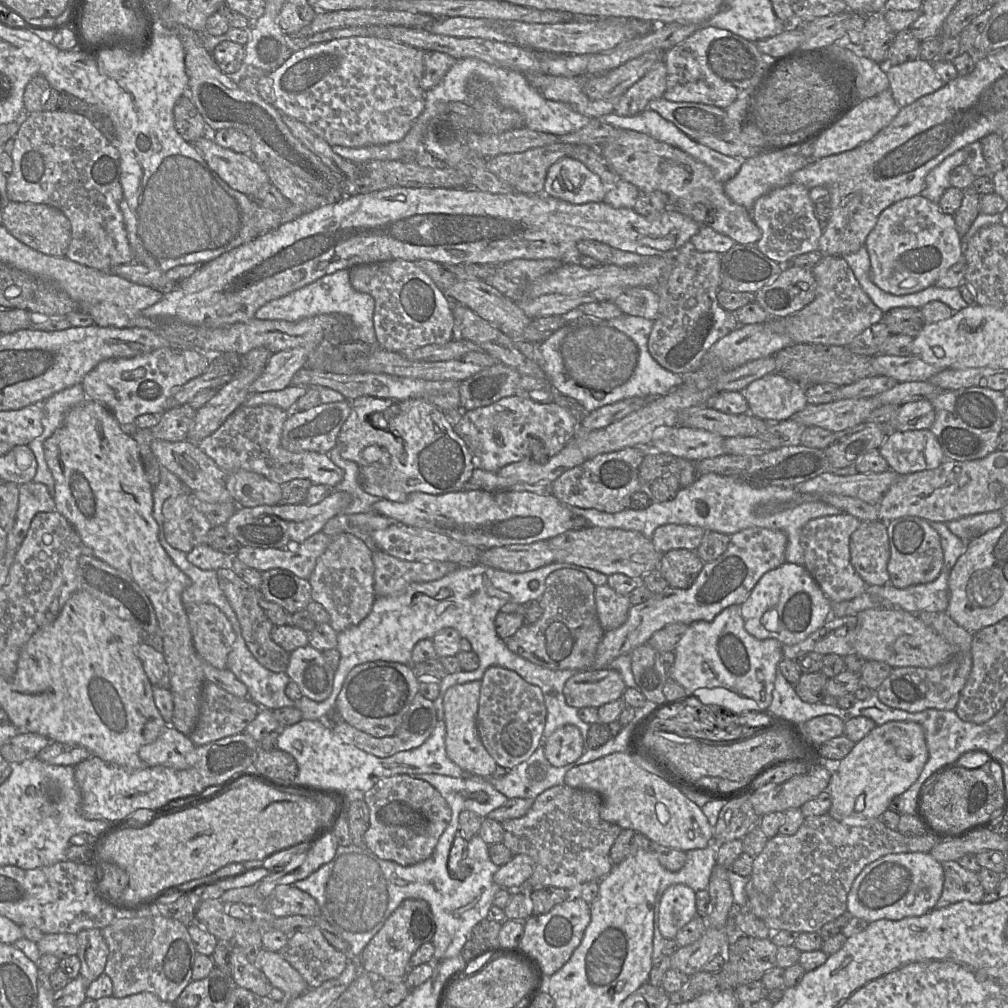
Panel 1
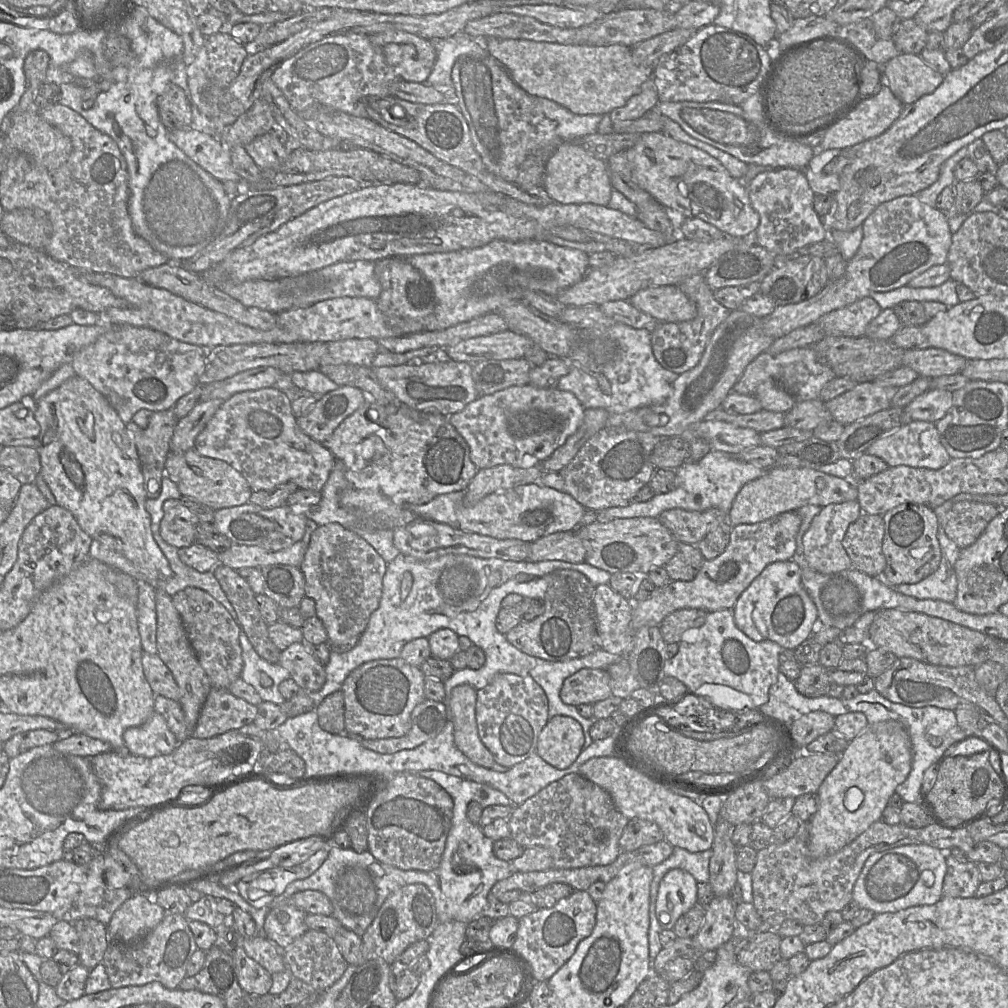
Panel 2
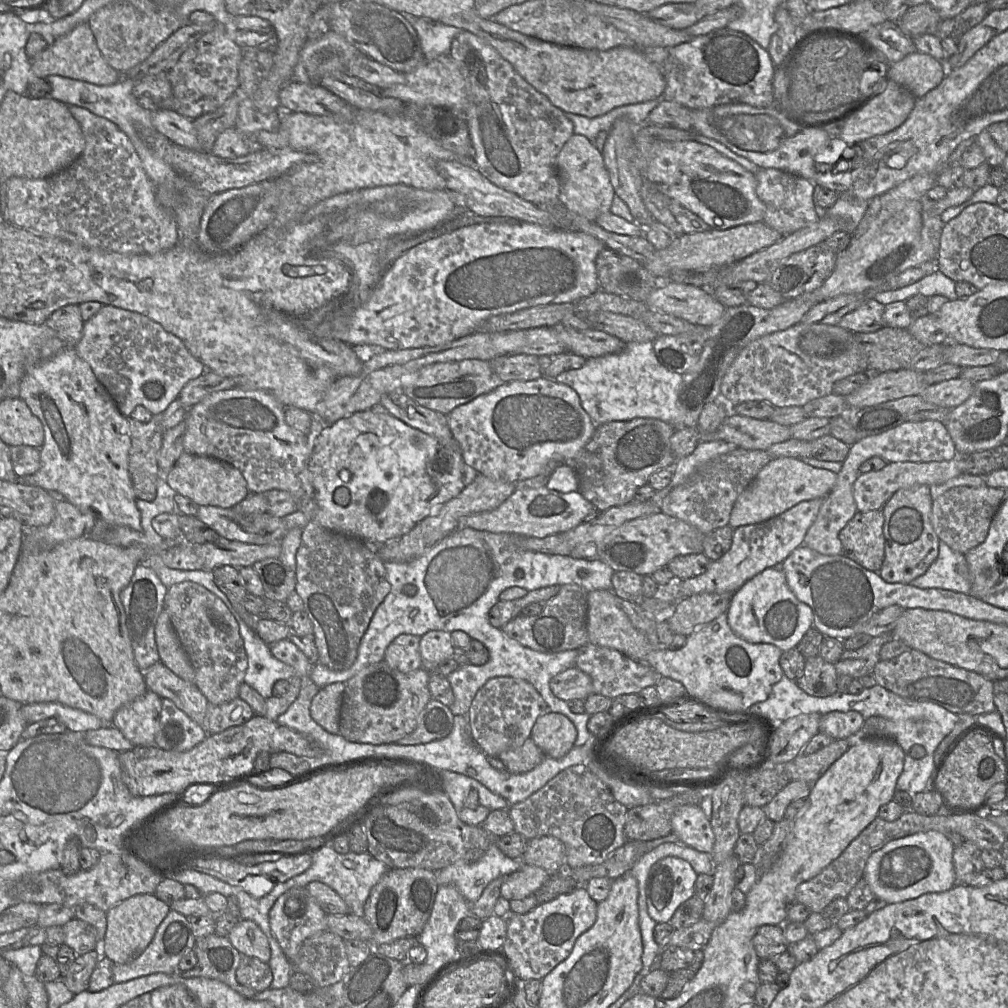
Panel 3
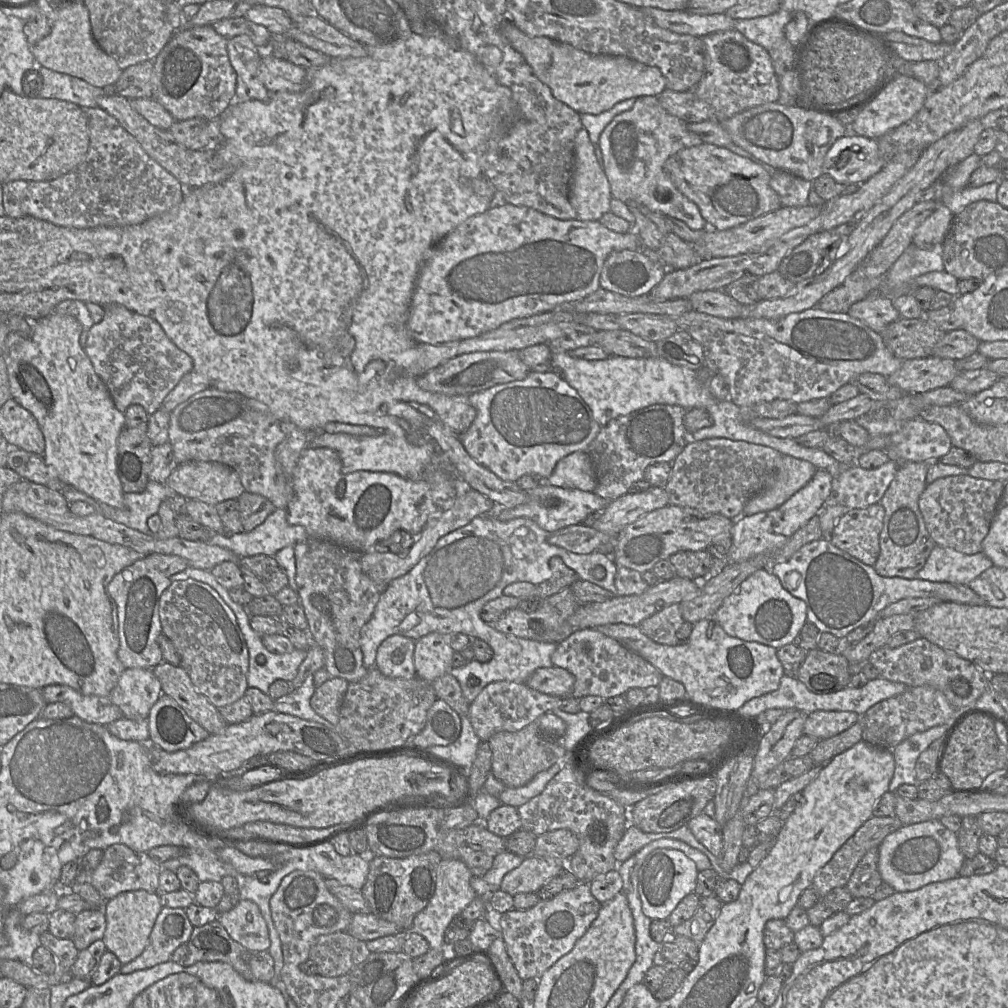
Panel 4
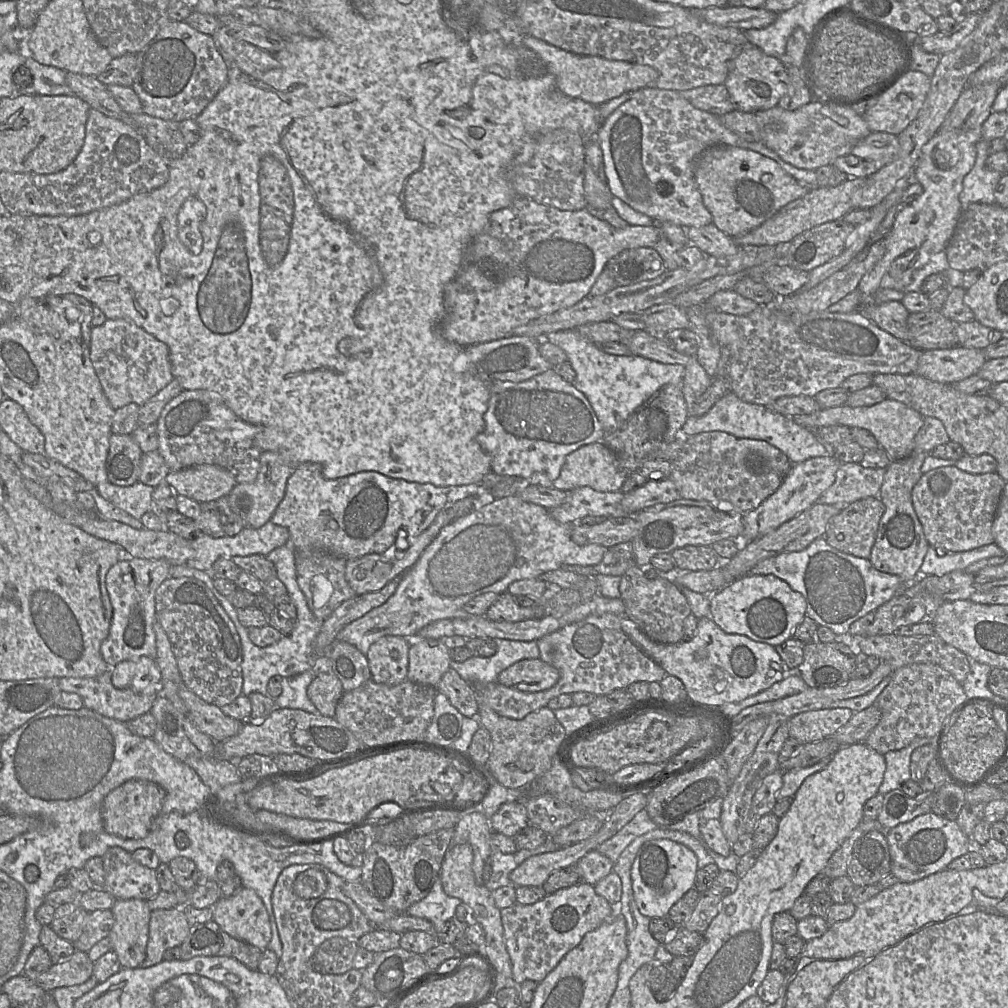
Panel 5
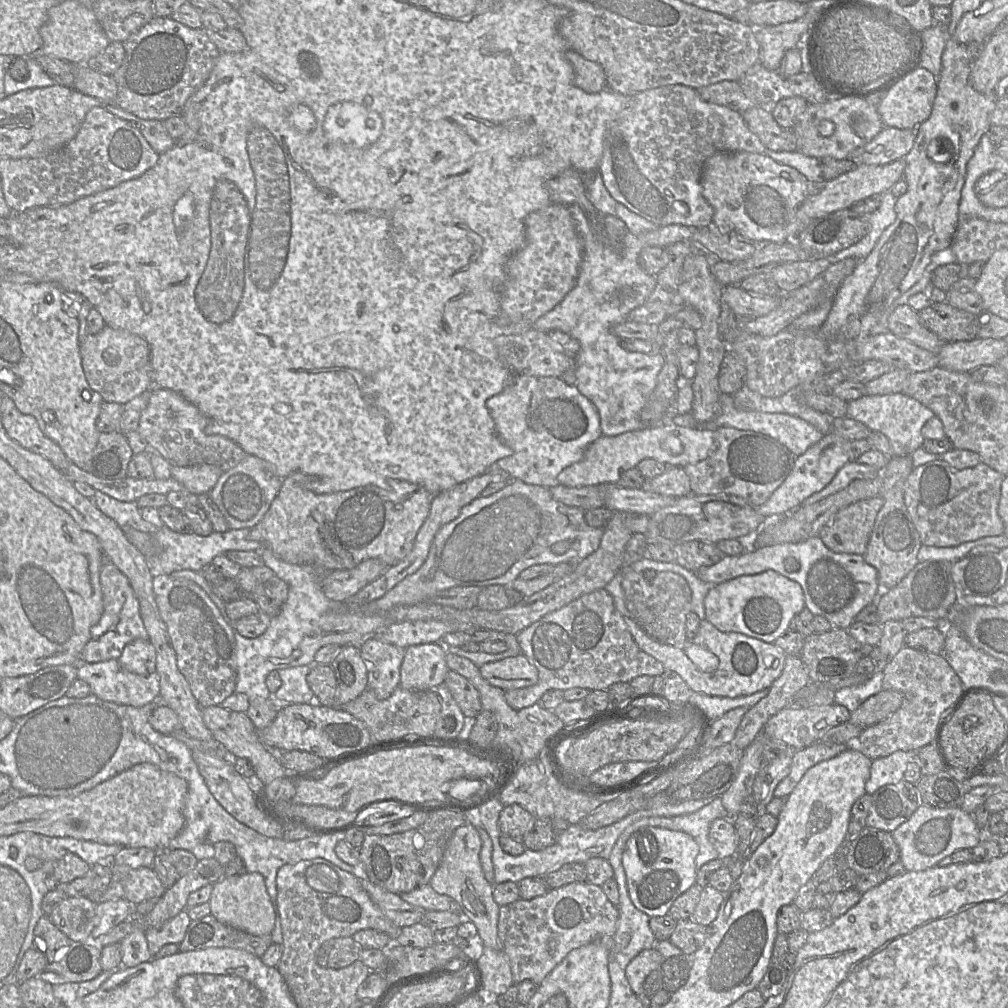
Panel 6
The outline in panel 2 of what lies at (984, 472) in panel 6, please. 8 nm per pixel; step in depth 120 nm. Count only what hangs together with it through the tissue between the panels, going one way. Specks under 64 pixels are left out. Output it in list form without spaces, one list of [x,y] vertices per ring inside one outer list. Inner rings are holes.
[[[960,501],[939,519],[939,524],[950,540],[965,549],[978,540],[999,512],[993,504]]]

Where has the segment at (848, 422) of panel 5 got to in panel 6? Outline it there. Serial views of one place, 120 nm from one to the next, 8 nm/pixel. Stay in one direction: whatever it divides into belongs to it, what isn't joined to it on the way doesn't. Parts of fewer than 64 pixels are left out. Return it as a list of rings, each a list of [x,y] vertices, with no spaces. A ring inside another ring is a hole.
[[[903,393],[889,395],[864,395],[848,402],[846,417],[865,424],[871,431],[885,435],[893,448],[893,456],[910,456],[922,447],[922,427],[935,414],[916,399]]]

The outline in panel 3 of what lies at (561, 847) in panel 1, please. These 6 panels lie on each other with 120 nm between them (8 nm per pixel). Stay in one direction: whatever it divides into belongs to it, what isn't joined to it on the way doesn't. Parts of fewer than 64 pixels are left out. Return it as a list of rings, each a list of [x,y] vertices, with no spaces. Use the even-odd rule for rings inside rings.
[[[584,764],[574,765],[561,771],[541,789],[508,808],[514,831],[526,839],[554,836],[563,842],[566,849],[566,869],[601,864],[610,853],[621,847],[626,842],[624,827],[627,811],[628,808],[614,798],[607,785]]]

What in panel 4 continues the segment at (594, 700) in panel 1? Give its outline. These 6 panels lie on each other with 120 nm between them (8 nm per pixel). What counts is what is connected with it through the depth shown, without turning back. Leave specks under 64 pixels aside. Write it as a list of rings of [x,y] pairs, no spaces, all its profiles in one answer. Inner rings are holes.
[[[551,666],[538,668],[526,680],[526,685],[536,691],[556,697],[570,697],[575,678],[568,670]]]

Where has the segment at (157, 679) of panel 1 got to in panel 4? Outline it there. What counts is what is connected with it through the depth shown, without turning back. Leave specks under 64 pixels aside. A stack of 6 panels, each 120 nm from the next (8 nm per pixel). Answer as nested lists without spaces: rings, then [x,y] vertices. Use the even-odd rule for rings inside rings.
[[[163,661],[152,670],[161,683],[163,694],[173,698],[210,735],[219,734],[227,727],[218,708],[196,690],[181,666],[173,666]]]

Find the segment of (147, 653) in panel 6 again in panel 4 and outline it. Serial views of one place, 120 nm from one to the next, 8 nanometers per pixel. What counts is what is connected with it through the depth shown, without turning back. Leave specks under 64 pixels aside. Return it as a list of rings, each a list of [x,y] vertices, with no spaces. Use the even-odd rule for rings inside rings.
[[[126,668],[109,699],[121,709],[124,718],[147,719],[162,693],[161,683],[152,669]]]

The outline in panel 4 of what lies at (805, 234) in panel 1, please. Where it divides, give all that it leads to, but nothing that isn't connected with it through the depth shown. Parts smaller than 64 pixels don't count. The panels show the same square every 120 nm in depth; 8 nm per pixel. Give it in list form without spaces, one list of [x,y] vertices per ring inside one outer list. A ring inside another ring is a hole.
[[[785,170],[771,172],[770,186],[778,194],[781,207],[801,207],[809,204],[808,196],[813,182]]]

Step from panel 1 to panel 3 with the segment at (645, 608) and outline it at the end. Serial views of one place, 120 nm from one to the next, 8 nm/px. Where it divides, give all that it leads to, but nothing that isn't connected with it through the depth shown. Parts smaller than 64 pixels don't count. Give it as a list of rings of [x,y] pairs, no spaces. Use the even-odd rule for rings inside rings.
[[[824,498],[803,501],[764,522],[740,526],[733,531],[730,549],[717,561],[711,561],[703,574],[674,582],[678,600],[701,593],[733,594],[748,580],[767,568],[780,568],[784,560],[799,546],[815,521]]]

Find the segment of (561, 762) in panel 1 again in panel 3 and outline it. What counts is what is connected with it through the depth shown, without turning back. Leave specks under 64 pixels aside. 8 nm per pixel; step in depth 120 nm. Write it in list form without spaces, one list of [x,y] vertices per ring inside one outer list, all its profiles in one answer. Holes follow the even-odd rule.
[[[548,711],[535,721],[531,739],[546,757],[559,759],[573,747],[577,730],[573,722],[564,714]]]

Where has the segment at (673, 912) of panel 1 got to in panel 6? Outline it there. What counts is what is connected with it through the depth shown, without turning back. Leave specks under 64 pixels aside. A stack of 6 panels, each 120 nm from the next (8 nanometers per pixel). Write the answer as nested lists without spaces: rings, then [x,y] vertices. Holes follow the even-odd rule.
[[[641,827],[628,841],[622,856],[630,898],[649,917],[665,916],[673,902],[696,884],[696,857],[699,846],[685,832],[660,827]]]

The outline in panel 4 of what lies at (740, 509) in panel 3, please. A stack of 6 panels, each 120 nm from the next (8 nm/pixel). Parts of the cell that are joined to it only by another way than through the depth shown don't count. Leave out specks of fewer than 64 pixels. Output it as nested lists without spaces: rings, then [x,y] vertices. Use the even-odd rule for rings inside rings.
[[[783,455],[781,466],[771,482],[745,504],[741,516],[750,516],[778,508],[803,488],[817,468],[810,462]]]

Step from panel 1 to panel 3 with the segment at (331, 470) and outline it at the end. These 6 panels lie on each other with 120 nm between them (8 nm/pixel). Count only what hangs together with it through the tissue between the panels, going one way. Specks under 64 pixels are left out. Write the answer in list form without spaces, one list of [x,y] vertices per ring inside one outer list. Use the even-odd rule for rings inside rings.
[[[231,388],[214,392],[187,410],[184,421],[184,452],[214,458],[237,468],[250,493],[281,490],[290,493],[302,509],[314,497],[308,461],[312,453],[312,436],[290,427],[285,421],[285,406],[271,393],[256,388]]]

